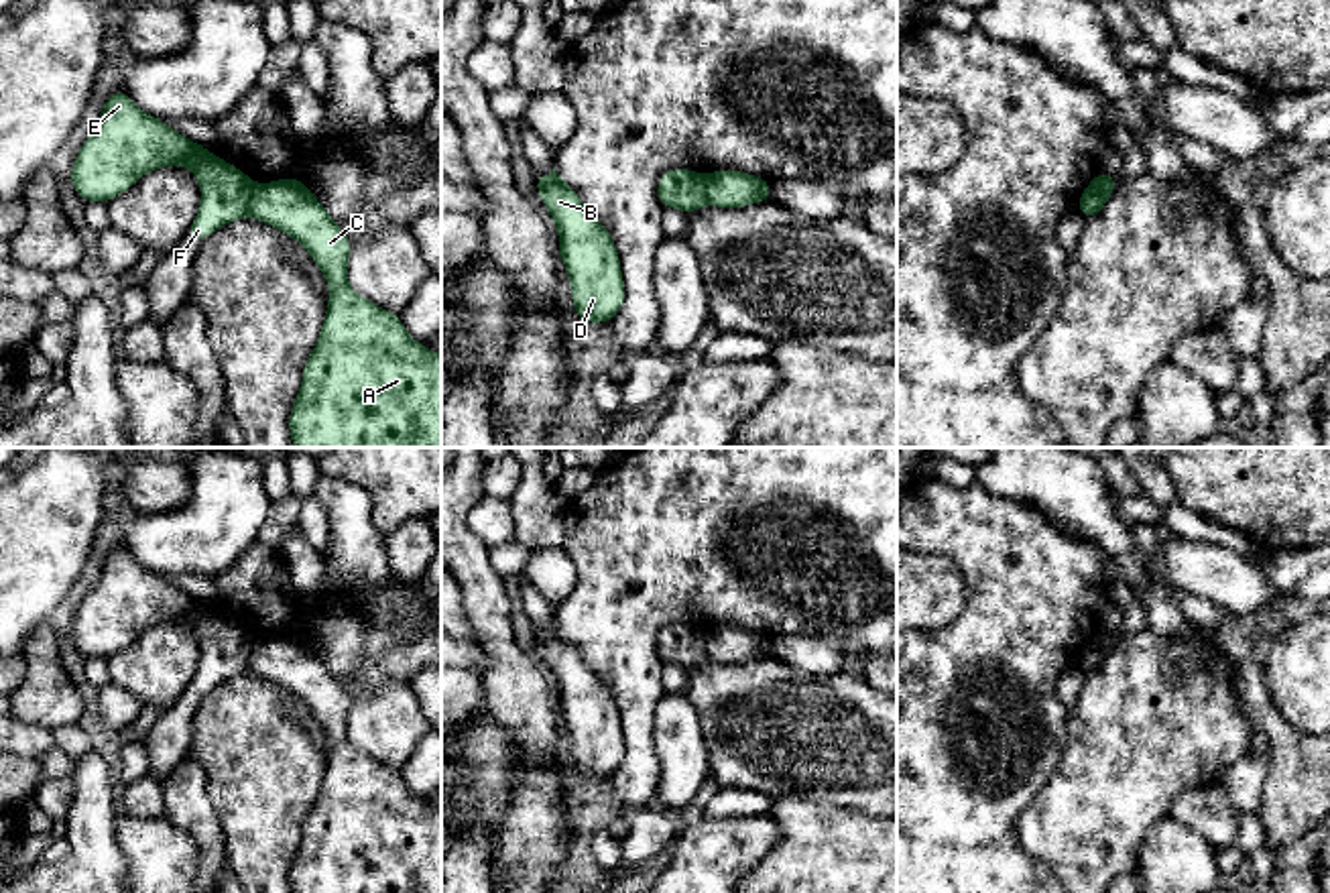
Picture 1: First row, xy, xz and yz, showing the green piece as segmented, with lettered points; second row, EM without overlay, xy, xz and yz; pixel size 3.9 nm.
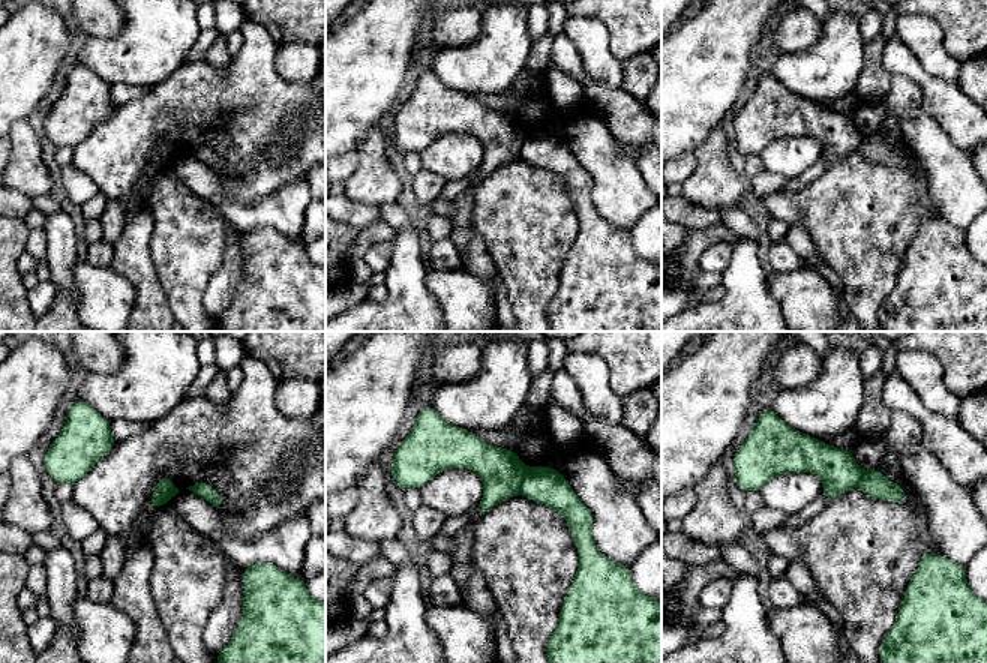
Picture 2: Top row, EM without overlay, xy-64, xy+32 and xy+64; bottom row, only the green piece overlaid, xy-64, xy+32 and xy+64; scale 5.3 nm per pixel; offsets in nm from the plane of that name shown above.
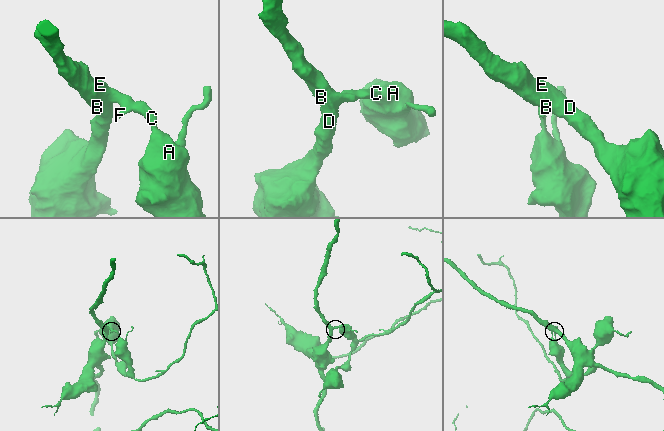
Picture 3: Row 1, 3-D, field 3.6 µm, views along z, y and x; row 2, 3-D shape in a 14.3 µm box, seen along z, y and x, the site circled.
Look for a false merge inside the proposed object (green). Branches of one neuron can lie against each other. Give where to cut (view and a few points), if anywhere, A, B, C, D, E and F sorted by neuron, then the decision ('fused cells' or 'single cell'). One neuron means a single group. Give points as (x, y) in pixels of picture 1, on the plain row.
cut in xy along (257, 641), (247, 670); A C / B D E F; fused cells

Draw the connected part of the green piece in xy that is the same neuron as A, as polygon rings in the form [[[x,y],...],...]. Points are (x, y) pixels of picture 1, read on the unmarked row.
[[[297,633],[260,639],[248,671],[295,694],[325,730],[327,769],[289,869],[291,893],[441,893],[441,812],[417,799],[386,767],[348,740],[352,700]]]

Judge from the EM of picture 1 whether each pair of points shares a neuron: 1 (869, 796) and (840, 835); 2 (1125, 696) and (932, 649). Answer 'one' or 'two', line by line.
1: two
2: two

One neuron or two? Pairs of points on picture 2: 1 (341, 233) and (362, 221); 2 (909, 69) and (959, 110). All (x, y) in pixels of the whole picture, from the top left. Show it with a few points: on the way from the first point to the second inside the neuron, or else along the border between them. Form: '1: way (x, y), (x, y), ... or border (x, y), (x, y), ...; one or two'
1: border (341, 221), (360, 230); two
2: way (921, 78), (947, 102); one

